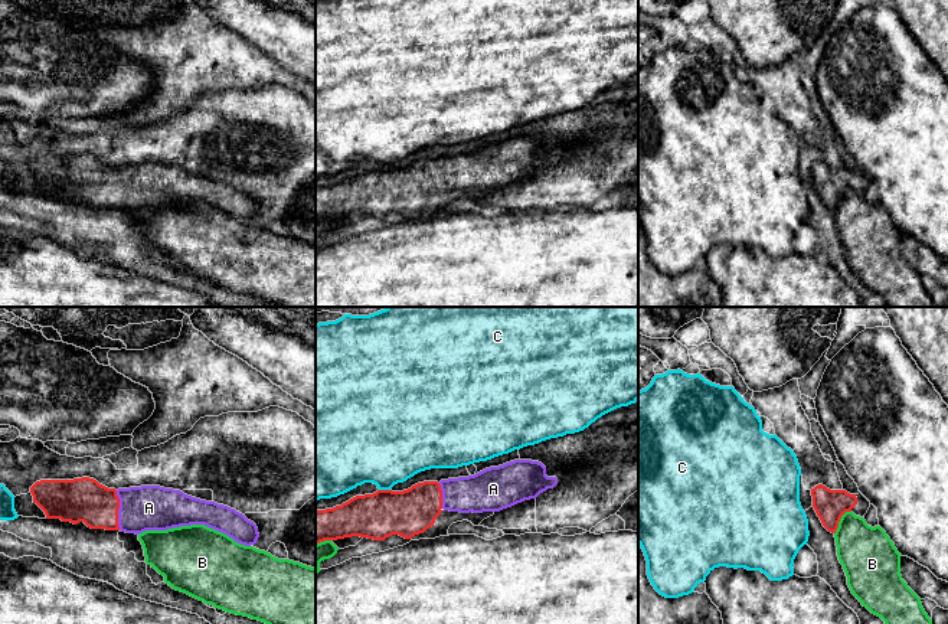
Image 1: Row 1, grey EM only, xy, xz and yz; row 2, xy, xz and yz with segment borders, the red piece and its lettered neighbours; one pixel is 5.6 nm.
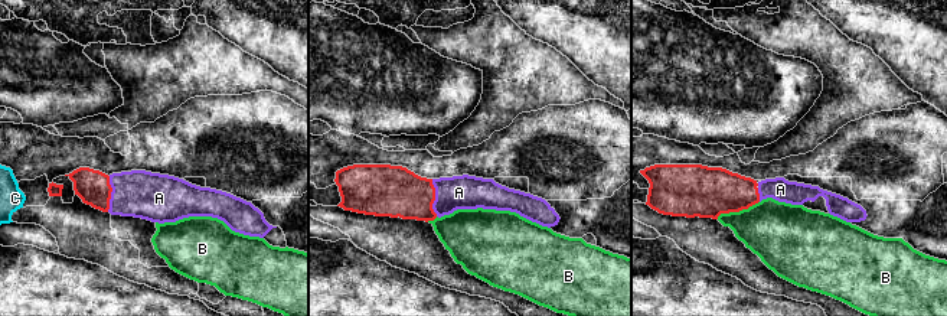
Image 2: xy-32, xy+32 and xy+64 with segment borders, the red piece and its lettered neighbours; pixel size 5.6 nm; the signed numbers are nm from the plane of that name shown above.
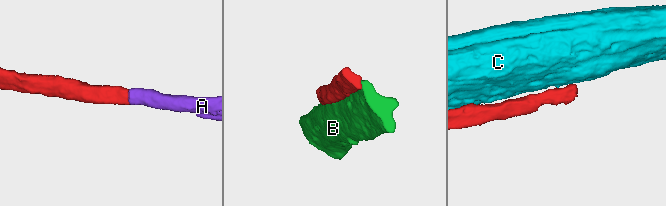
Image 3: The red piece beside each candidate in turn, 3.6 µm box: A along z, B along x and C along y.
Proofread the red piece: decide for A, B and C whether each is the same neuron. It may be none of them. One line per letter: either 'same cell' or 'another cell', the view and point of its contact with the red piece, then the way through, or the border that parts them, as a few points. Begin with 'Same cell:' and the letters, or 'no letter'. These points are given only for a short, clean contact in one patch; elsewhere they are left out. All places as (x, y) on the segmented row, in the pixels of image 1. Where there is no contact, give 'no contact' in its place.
Same cell: A
A: same cell; contact xy (117, 510); way xy (84, 499), (98, 507), (117, 510), (149, 507)
B: another cell; contact yz (839, 520)
C: another cell; contact xz (385, 490)

